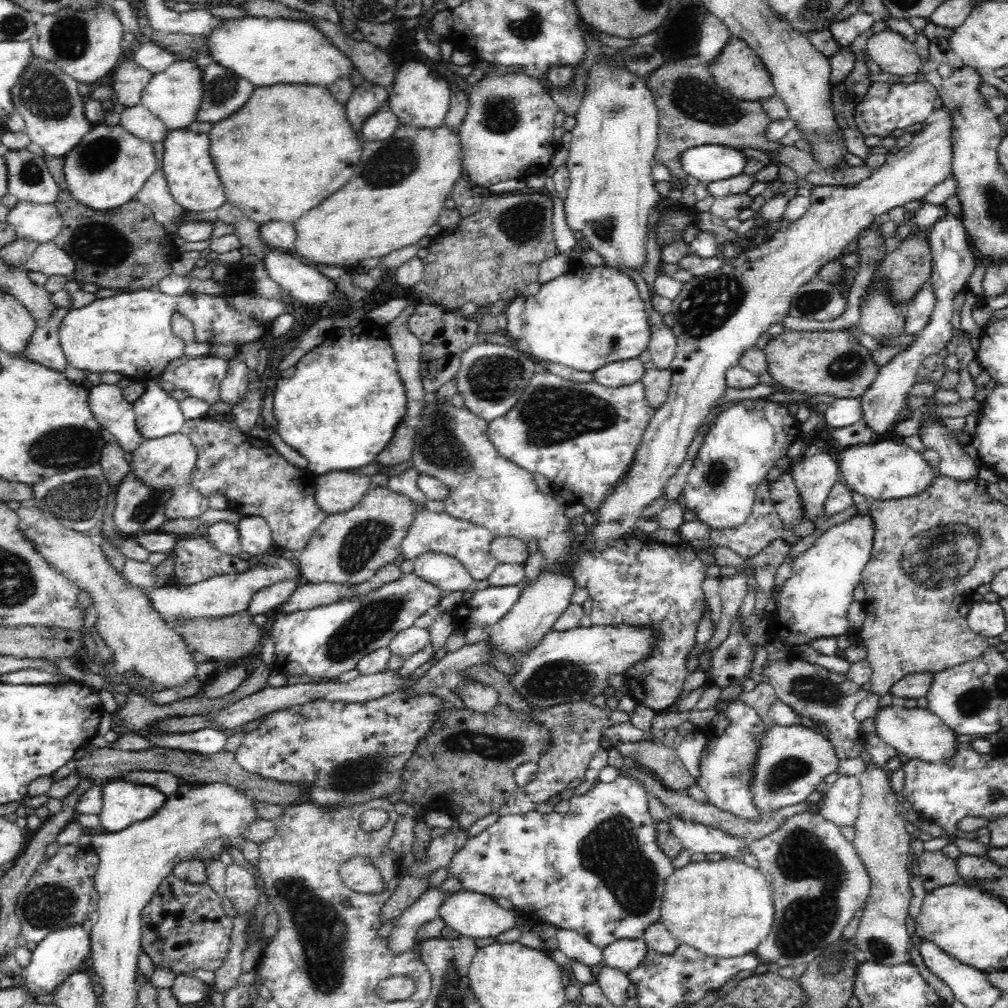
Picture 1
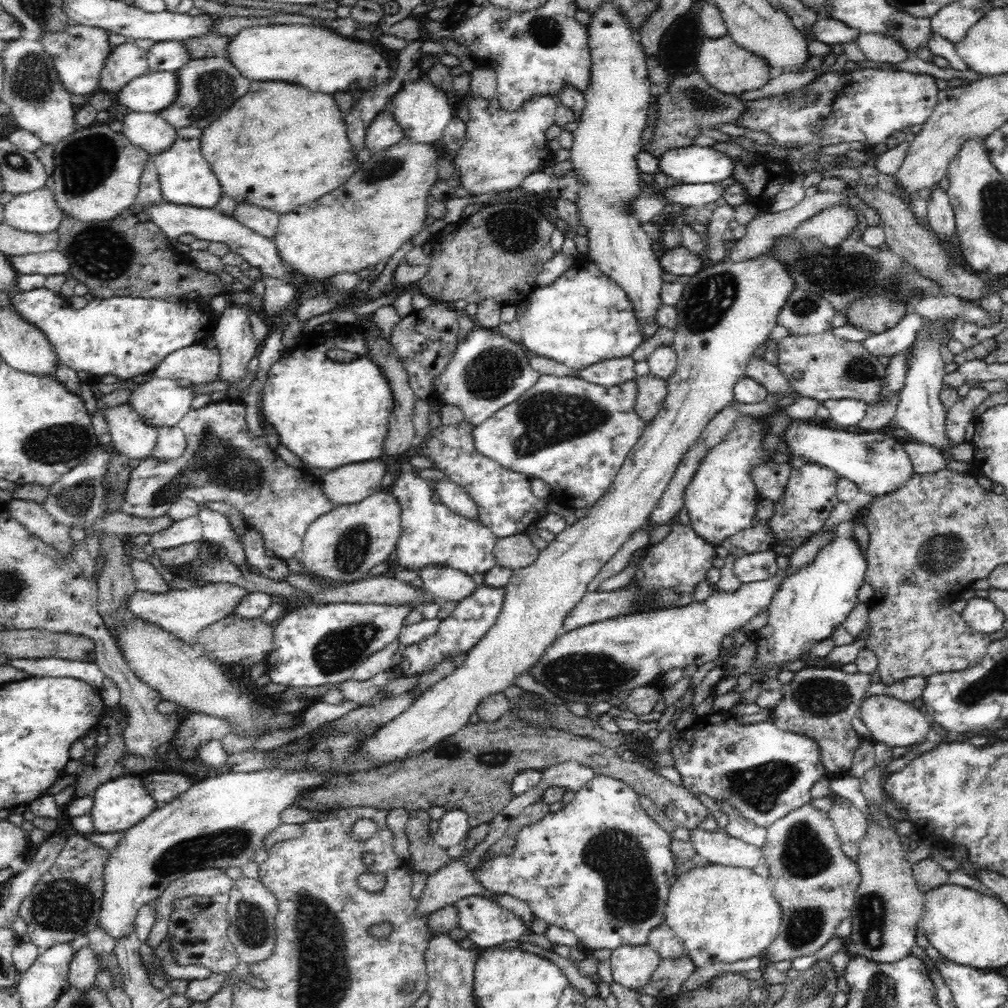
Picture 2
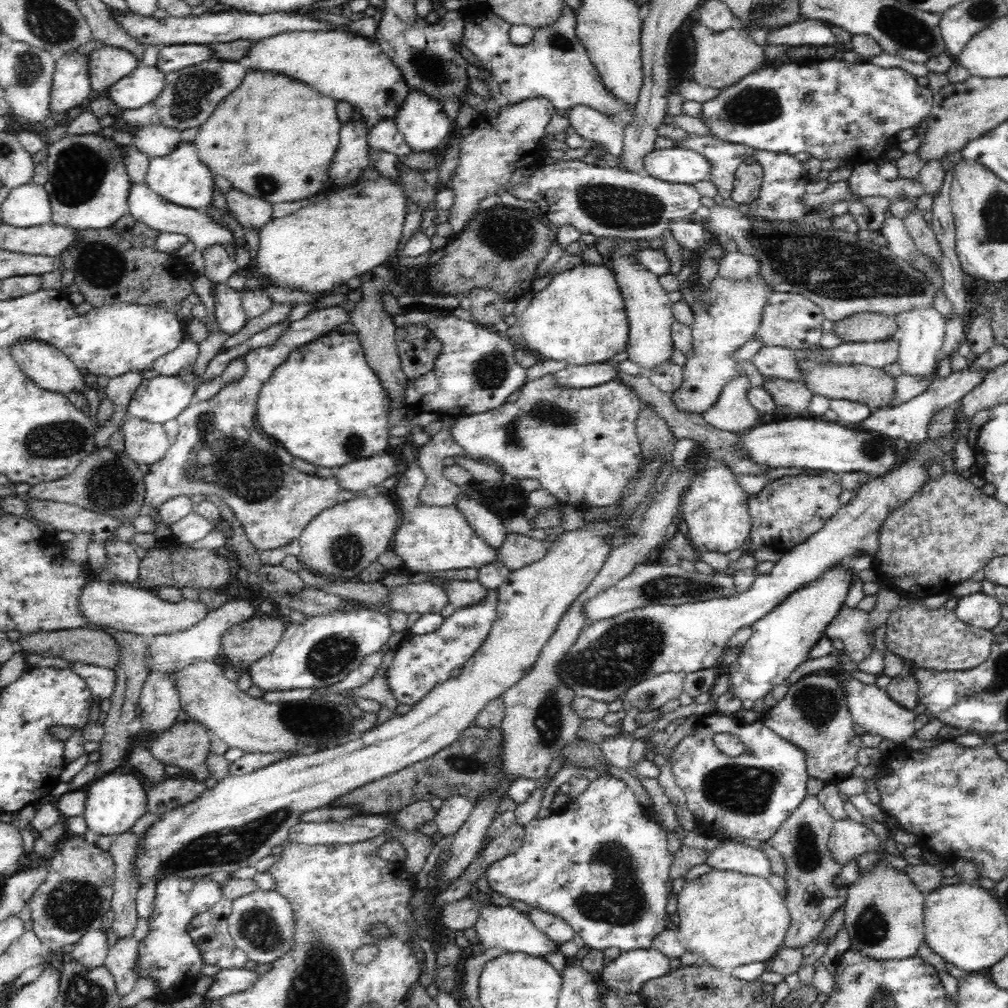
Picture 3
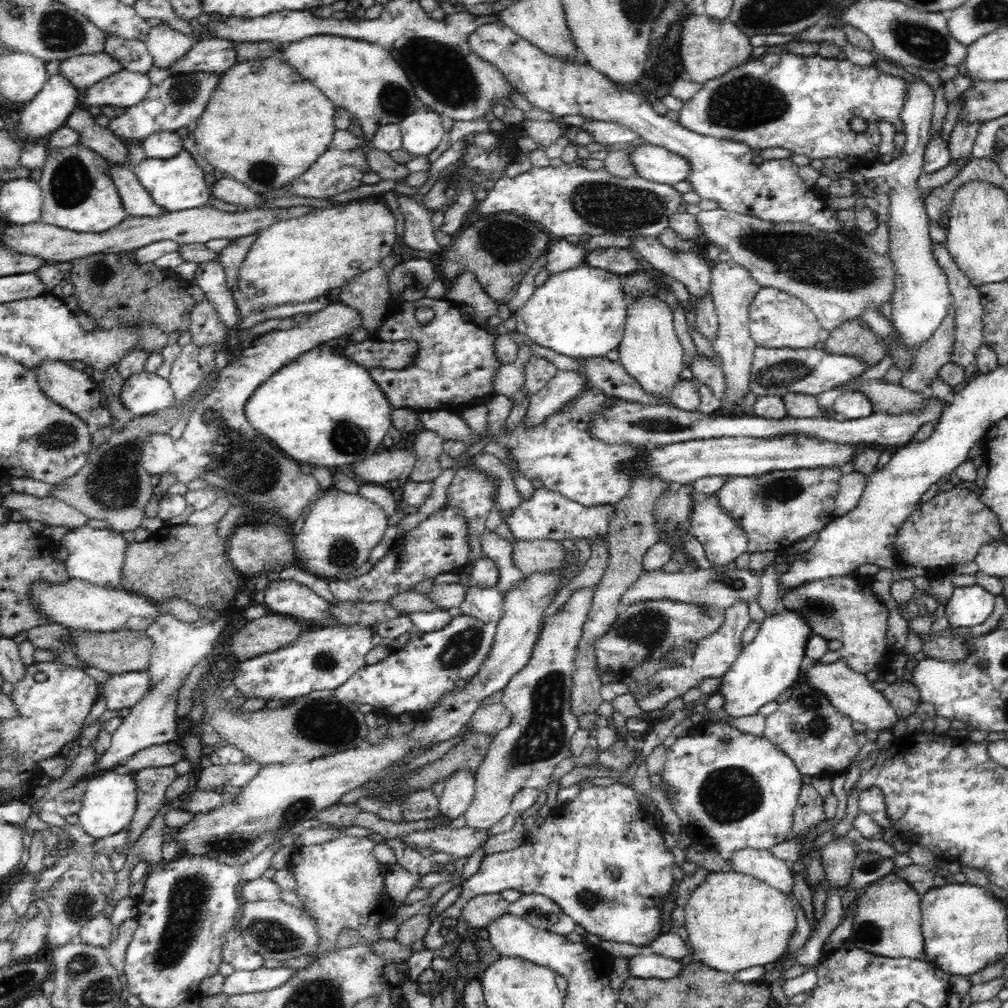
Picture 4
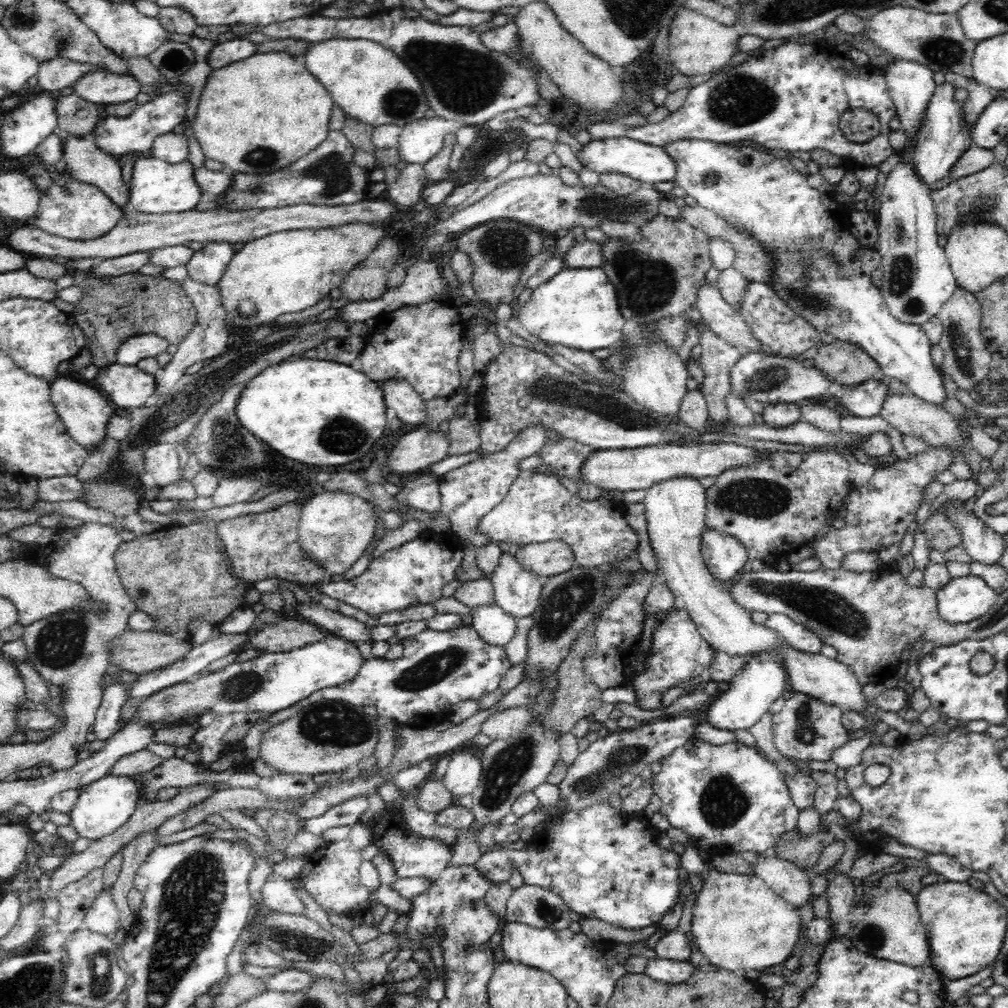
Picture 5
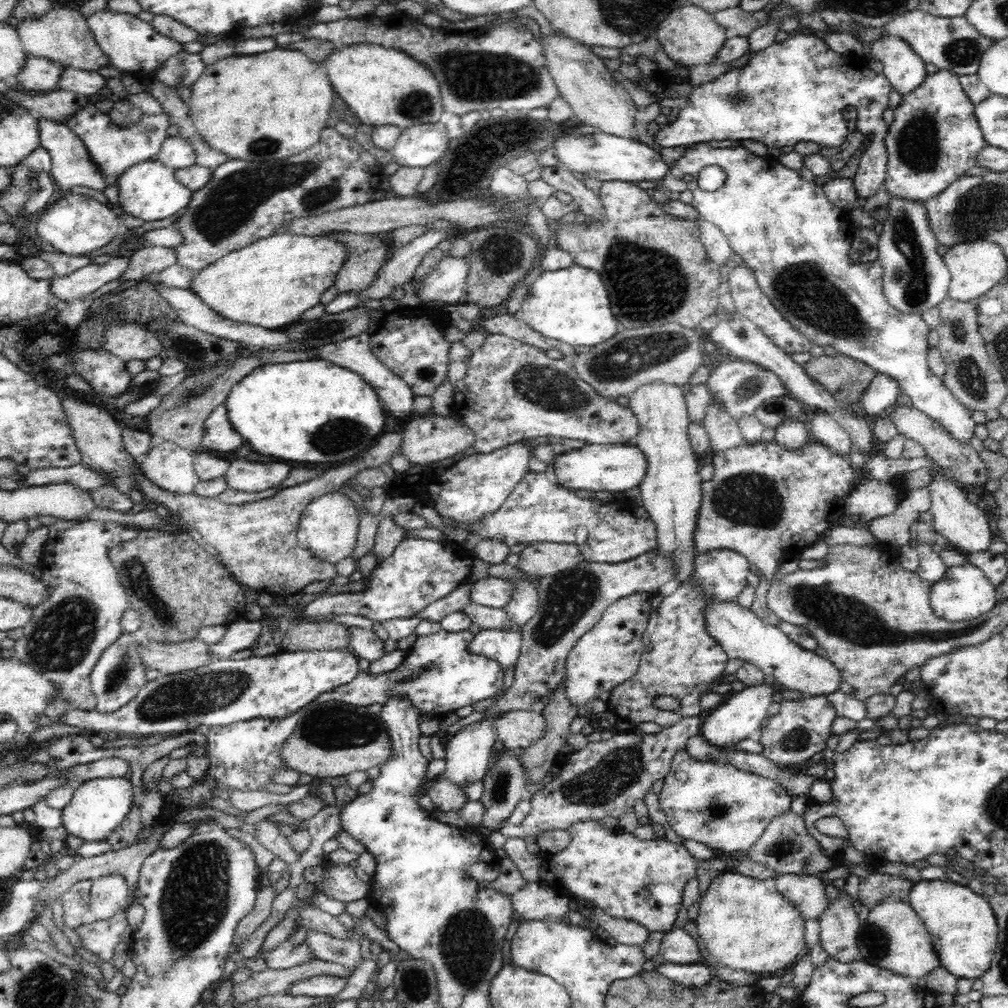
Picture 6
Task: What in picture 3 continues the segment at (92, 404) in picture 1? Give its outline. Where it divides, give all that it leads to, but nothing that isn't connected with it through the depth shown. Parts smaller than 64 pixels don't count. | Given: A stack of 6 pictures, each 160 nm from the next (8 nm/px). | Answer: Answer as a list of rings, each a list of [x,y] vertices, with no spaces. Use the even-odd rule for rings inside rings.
[[[127,416],[121,428],[125,452],[134,462],[150,466],[159,462],[170,449],[171,443],[163,424]]]

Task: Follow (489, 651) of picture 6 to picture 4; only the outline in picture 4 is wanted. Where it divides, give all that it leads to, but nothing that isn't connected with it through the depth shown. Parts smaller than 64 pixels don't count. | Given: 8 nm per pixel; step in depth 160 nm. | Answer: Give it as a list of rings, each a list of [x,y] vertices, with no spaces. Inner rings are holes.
[[[471,586],[471,590],[464,596],[460,608],[466,616],[474,616],[482,621],[493,621],[497,625],[499,617],[502,616],[502,600],[503,596],[495,587]]]

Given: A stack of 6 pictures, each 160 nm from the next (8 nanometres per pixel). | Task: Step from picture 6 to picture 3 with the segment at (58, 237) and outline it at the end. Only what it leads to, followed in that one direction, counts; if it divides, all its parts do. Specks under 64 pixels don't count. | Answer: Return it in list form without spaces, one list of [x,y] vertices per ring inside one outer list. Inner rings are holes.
[[[92,132],[86,134],[63,134],[59,140],[54,140],[52,144],[47,148],[47,170],[48,181],[44,184],[46,192],[49,193],[51,202],[51,222],[60,226],[67,226],[74,230],[82,230],[82,228],[93,228],[98,230],[100,228],[108,228],[111,224],[114,224],[117,220],[120,220],[124,214],[129,212],[129,194],[130,187],[132,187],[132,180],[129,177],[129,173],[125,167],[125,148],[126,146],[115,143],[112,138],[102,136],[100,132]]]

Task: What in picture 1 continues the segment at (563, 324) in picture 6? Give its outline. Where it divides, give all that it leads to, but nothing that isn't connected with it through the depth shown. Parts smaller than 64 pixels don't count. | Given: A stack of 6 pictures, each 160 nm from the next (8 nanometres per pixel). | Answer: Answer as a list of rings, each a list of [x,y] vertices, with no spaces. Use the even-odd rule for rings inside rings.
[[[584,266],[541,284],[539,292],[528,296],[521,313],[523,340],[530,346],[532,356],[543,362],[563,364],[582,372],[594,372],[605,364],[633,359],[647,350],[651,339],[646,306],[638,295],[636,282],[622,271],[602,266]]]

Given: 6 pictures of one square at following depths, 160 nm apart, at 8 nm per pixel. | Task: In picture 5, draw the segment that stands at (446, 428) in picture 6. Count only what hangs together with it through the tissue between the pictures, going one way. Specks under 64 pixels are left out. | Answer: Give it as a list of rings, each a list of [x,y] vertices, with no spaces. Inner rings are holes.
[[[419,427],[404,434],[397,440],[396,448],[390,452],[388,470],[390,472],[406,472],[416,475],[416,470],[428,471],[432,465],[447,458],[450,447],[450,437],[442,432],[433,432],[428,427]]]

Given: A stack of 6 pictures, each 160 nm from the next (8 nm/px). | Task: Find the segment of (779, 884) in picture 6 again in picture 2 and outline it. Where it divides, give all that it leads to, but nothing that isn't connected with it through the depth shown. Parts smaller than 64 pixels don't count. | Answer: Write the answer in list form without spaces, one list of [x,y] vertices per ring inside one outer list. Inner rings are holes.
[[[694,828],[691,831],[690,842],[694,843],[696,854],[706,858],[710,864],[734,866],[736,868],[754,868],[757,864],[763,863],[762,849],[748,844],[743,840],[731,837],[726,833],[710,832]]]

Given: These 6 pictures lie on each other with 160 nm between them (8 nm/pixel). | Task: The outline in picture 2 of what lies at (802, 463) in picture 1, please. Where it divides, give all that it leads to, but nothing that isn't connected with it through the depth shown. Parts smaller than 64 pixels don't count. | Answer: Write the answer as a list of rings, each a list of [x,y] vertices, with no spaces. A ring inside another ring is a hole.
[[[814,463],[804,464],[801,468],[791,471],[782,498],[775,502],[776,510],[769,523],[769,528],[773,529],[773,535],[777,537],[780,546],[795,549],[822,526],[828,524],[832,510],[839,504],[836,493],[839,480],[840,478],[830,468]]]

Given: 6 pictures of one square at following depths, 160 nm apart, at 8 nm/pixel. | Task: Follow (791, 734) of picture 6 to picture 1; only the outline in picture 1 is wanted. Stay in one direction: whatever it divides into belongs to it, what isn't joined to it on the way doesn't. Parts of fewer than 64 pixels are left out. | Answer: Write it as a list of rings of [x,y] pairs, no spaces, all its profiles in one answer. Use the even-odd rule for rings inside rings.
[[[802,659],[774,662],[772,666],[766,666],[764,674],[761,675],[764,682],[772,684],[780,701],[791,706],[798,715],[806,716],[808,721],[825,726],[829,730],[827,737],[839,760],[856,758],[862,752],[864,732],[854,717],[854,710],[858,702],[864,700],[869,693],[867,687],[850,681],[845,674],[832,672]]]

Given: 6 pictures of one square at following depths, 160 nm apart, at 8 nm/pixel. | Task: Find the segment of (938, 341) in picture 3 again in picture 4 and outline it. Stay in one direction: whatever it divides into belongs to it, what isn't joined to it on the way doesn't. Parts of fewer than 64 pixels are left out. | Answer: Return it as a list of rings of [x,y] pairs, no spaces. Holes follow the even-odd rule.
[[[920,77],[905,83],[909,85],[909,95],[906,96],[906,106],[901,111],[906,137],[902,153],[890,162],[876,160],[868,167],[858,167],[857,171],[866,180],[883,176],[889,188],[890,220],[887,220],[887,227],[890,240],[887,255],[893,260],[894,268],[897,268],[897,284],[891,300],[891,321],[898,329],[902,346],[918,350],[941,325],[953,303],[953,296],[948,288],[948,277],[932,251],[933,240],[928,225],[930,219],[926,214],[925,199],[918,187],[918,176],[924,173],[923,156],[930,139],[935,95],[930,84]]]

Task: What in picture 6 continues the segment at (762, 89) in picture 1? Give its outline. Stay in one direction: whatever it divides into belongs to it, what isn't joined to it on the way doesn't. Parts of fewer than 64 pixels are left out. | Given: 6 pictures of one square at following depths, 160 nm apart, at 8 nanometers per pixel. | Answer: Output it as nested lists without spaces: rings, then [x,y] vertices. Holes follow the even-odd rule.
[[[693,5],[677,7],[670,12],[653,36],[665,48],[666,54],[684,67],[714,62],[729,38],[727,30],[715,22],[713,13]]]

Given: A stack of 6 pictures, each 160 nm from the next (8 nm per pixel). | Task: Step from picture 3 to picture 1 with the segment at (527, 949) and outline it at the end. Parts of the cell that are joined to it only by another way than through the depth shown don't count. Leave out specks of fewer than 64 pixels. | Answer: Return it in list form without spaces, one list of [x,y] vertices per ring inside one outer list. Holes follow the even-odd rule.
[[[466,890],[456,891],[446,896],[446,900],[440,904],[439,918],[443,923],[454,931],[460,933],[460,936],[468,936],[468,938],[494,938],[505,931],[512,930],[517,927],[516,914],[514,910],[502,908],[494,901],[493,897],[480,894],[479,892],[470,892]]]

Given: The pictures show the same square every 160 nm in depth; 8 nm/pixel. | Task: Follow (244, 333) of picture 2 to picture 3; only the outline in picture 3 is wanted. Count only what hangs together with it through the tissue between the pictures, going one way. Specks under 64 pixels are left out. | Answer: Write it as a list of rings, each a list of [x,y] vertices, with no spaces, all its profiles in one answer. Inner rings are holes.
[[[226,282],[216,283],[211,288],[210,294],[214,300],[214,314],[219,330],[235,335],[248,322],[248,316],[242,309],[240,292]]]

